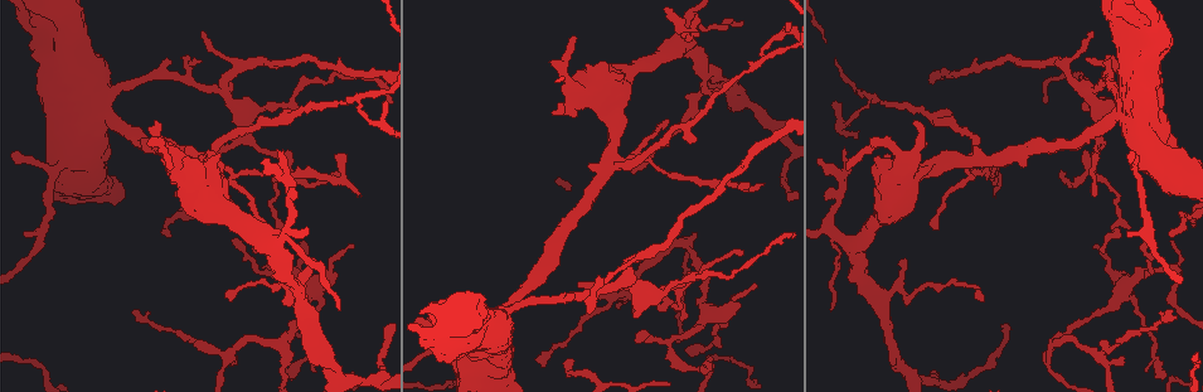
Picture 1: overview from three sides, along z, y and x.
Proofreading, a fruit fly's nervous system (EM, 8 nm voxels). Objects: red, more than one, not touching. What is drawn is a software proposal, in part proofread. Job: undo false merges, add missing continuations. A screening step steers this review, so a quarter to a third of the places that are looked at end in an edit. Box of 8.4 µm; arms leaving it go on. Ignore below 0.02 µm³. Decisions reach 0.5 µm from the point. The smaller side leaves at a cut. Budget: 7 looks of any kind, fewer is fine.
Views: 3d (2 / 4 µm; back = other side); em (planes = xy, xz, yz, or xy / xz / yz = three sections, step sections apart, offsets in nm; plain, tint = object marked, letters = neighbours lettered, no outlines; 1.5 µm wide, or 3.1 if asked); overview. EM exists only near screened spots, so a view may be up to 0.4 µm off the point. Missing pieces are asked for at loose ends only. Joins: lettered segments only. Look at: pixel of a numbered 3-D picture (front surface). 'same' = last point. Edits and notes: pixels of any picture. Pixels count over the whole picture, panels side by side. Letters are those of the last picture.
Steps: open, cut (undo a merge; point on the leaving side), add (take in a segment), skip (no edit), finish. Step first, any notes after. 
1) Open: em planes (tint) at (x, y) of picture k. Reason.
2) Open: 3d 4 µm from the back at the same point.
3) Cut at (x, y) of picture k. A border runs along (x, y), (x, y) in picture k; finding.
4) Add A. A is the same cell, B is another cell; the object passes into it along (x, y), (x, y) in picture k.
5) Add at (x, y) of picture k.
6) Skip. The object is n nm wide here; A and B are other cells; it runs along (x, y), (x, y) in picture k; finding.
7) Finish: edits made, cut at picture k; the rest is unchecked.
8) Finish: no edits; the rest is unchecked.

Open: em planes (letters) at (682, 35) of picture 1. An open end.

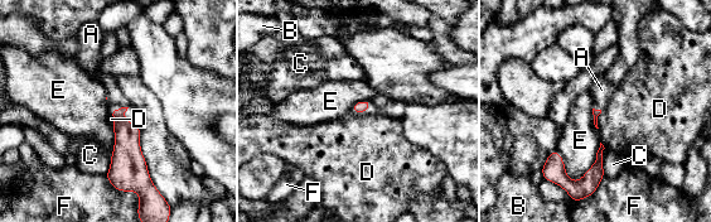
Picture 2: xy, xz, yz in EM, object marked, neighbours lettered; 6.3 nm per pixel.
Add at (116, 99) of picture 2. A is the same cell, B, C, D, E and F are other cells; the object passes into it along (126, 146), (119, 109), (116, 99) in picture 2; the cell continues.

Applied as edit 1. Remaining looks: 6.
Open: em planes (plain) at (184, 161) of picture 1. An open end.

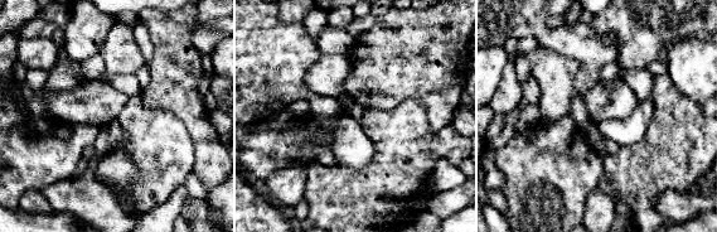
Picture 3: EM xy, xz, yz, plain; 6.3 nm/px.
Open: em planes (letters) at the same point.

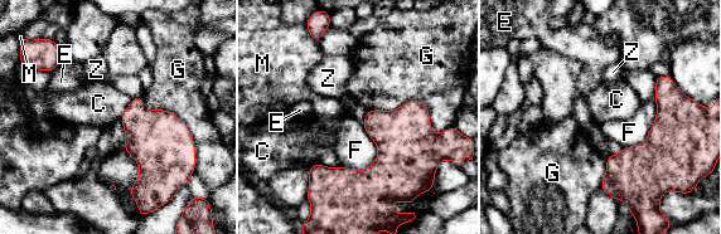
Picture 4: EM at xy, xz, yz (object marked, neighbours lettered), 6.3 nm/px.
Skip. C, E, F, G, M and Z are other cells; a border runs along (132, 100), (119, 118) in picture 4; no lettered segment goes on from it.

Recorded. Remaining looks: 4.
Open: em planes (plain) at (636, 342) of picture 1.

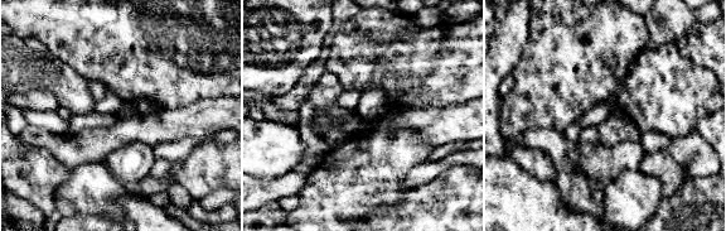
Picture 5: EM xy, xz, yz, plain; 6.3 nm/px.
Open: em planes (tint) at the same point. Where the object lies.

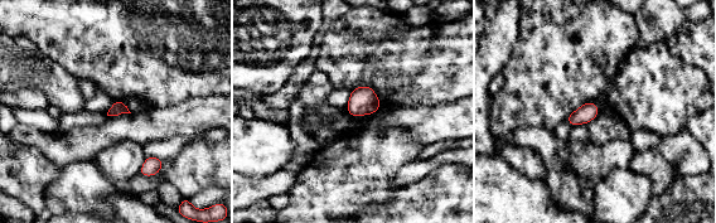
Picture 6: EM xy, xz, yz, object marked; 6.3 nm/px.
Open: em planes (letters) at the same point. See the neighbours.

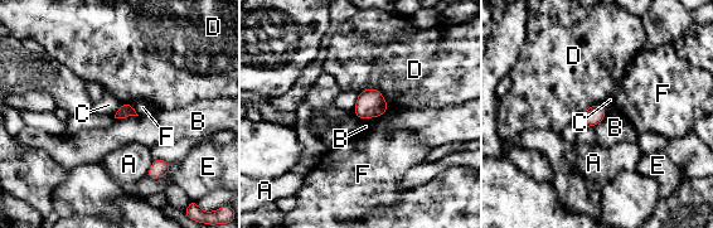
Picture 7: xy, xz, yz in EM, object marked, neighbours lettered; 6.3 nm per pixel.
Skip. The object is 90 nm wide here; the longest contact is with D, 220 nm; A, B, C, D, E and F are other cells; no lettered segment goes on from it.

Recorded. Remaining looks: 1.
Finish: edits made, add at picture 2; the rest is unchecked.

